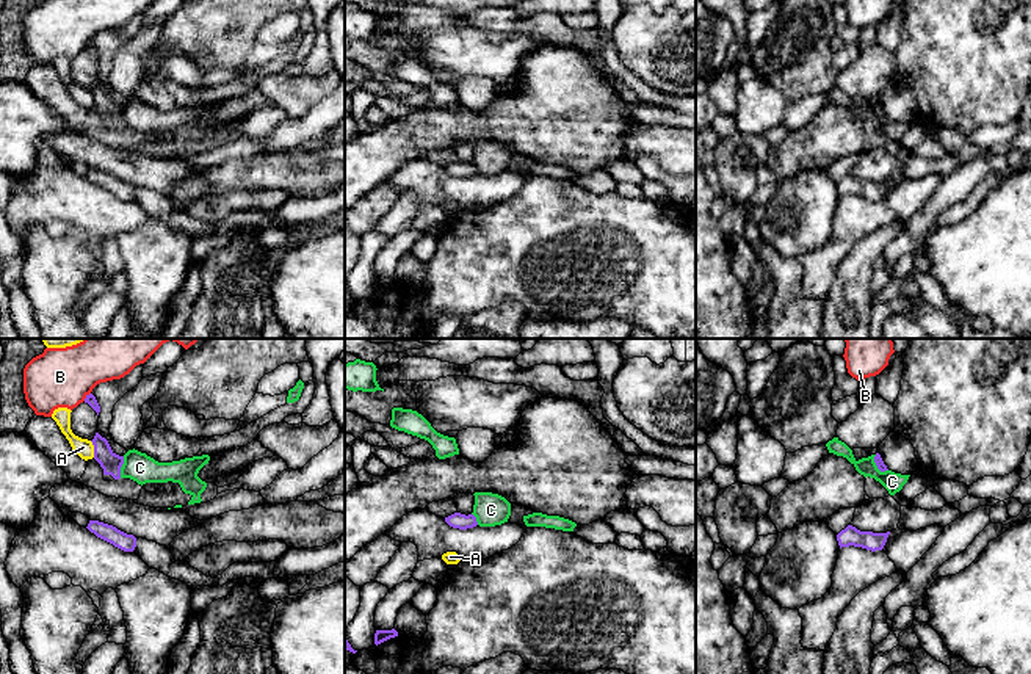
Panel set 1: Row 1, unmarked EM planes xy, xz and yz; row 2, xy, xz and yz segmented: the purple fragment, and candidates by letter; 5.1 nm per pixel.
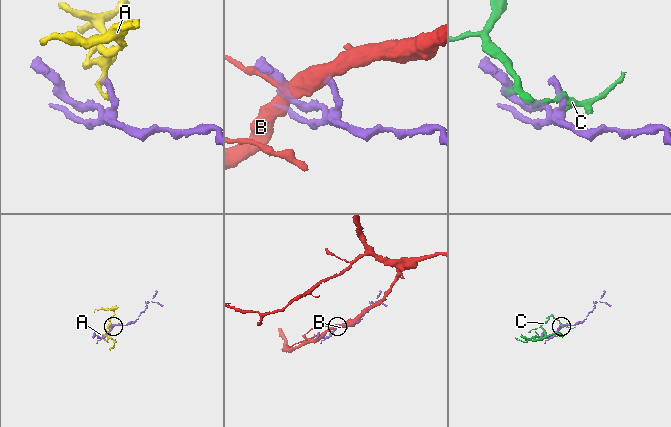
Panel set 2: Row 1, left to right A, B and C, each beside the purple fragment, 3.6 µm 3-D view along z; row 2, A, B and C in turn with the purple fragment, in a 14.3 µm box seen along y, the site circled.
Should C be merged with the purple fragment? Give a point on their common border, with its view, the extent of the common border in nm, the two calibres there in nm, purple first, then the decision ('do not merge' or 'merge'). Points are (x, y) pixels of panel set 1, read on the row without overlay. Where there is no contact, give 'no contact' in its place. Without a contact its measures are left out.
contact xy (121, 115); length 110 nm; calibres 110 and 150 nm; do not merge

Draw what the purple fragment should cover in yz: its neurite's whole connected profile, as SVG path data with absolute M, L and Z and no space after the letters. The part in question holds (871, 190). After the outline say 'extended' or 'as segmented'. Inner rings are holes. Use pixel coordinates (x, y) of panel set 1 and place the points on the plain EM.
M848 174L837 183L837 190L841 196L862 196L871 201L882 199L890 180L887 182L873 182L873 180L860 180L852 174Z; as segmented

